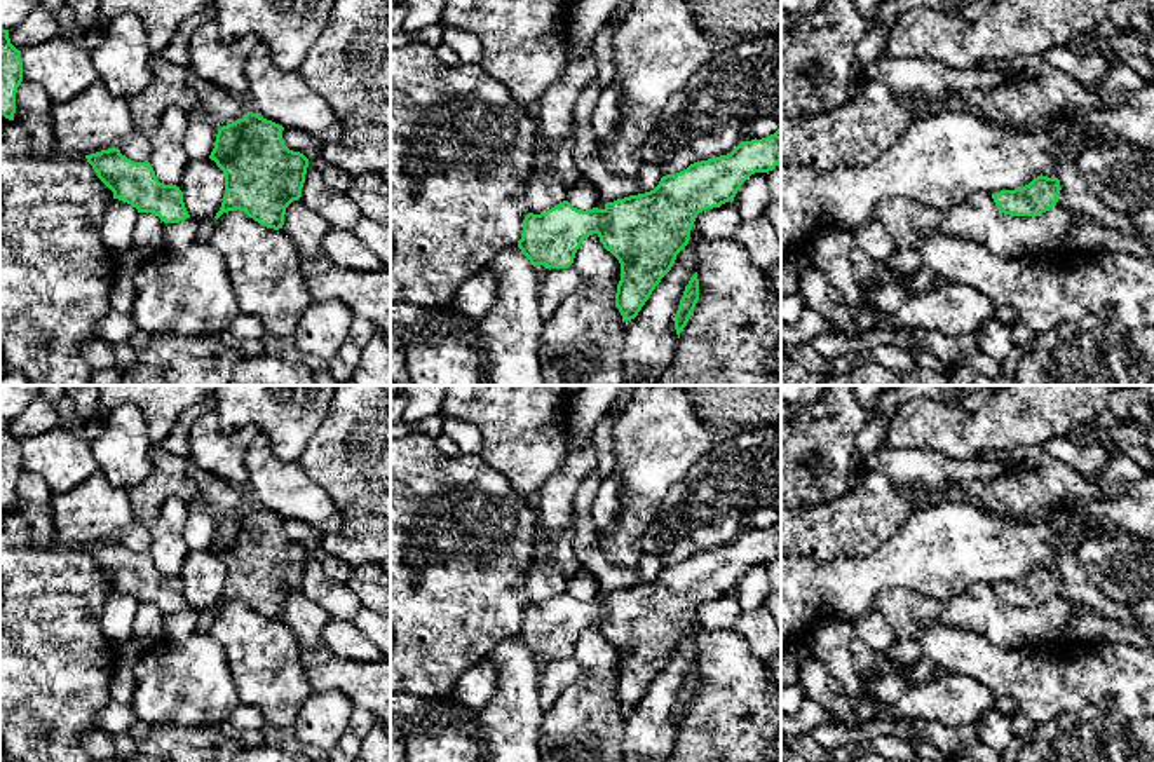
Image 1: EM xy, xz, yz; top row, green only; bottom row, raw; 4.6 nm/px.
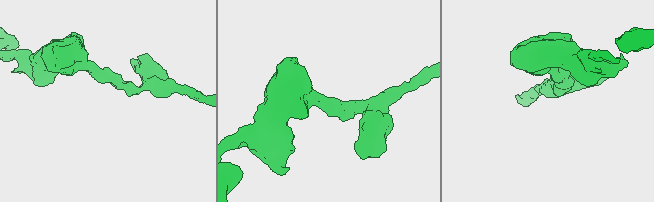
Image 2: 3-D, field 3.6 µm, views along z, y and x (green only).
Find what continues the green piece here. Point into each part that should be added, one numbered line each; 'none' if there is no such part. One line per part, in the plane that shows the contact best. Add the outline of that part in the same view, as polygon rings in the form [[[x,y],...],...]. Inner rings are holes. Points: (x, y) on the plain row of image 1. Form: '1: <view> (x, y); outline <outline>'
none

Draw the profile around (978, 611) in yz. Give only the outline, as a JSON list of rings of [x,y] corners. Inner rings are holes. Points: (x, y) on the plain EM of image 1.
[[[976,582],[947,602],[886,591],[872,603],[872,610],[887,619],[898,640],[915,640],[926,629],[948,628],[983,636],[1004,649],[1020,649],[1070,640],[1065,628],[1090,607],[1060,596],[1039,607],[1011,607],[999,602],[990,584]]]

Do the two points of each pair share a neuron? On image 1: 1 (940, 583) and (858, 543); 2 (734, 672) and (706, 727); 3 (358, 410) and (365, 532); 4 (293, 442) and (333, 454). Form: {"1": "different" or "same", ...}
{"1": "different", "2": "same", "3": "same", "4": "different"}

